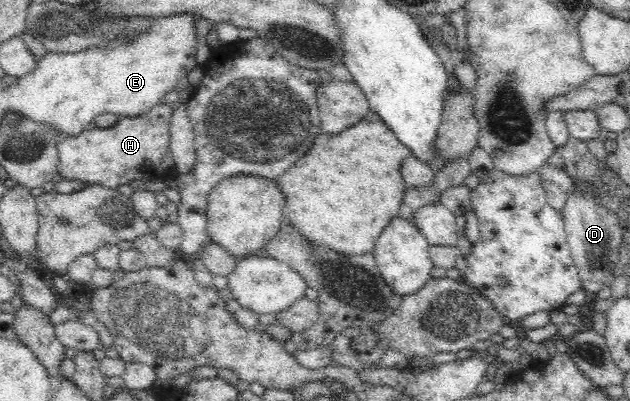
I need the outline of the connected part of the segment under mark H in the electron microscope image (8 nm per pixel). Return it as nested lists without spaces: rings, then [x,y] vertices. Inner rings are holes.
[[[162,100],[156,103],[147,113],[137,117],[118,117],[117,121],[105,129],[90,128],[76,136],[64,137],[57,142],[59,154],[58,173],[64,179],[78,179],[87,185],[100,183],[107,187],[117,188],[130,184],[133,180],[164,180],[169,178],[175,162],[170,152],[170,120],[175,108],[174,101]]]

